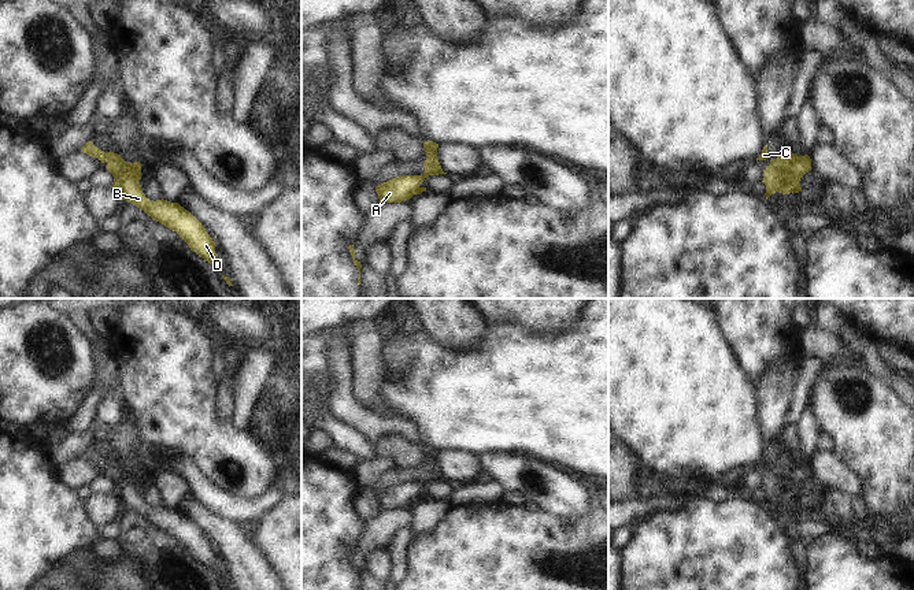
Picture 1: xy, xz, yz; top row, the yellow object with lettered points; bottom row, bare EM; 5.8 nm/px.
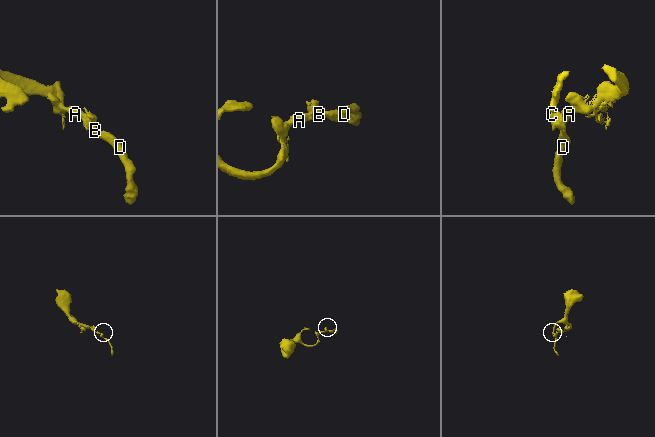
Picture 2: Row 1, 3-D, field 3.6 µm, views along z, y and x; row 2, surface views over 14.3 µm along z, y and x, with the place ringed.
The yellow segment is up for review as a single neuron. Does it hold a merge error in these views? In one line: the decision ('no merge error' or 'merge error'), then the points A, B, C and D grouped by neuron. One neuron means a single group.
no merge error; A B C D

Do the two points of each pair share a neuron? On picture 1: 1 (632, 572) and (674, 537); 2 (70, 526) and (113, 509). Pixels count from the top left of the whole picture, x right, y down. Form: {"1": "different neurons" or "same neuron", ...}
{"1": "same neuron", "2": "different neurons"}

